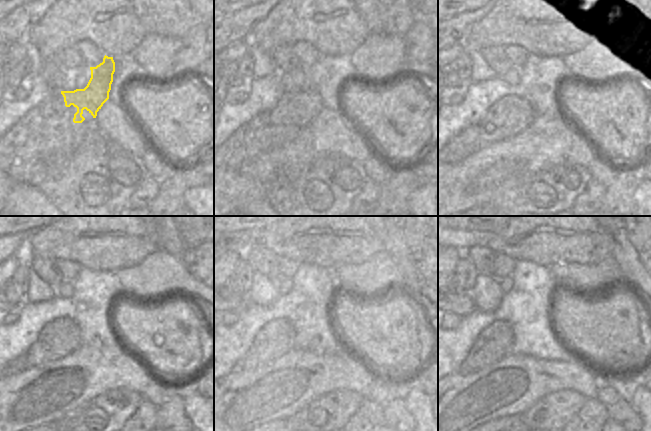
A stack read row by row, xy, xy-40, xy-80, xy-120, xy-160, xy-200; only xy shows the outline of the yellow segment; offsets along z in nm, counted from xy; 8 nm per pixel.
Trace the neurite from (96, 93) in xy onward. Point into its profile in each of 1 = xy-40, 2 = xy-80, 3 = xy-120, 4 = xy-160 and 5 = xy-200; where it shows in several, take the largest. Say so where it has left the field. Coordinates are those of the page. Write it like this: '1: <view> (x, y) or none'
1: xy-40 (298, 102)
2: xy-80 (514, 109)
3: xy-120 (65, 331)
4: xy-160 (265, 348)
5: xy-200 (497, 339)

